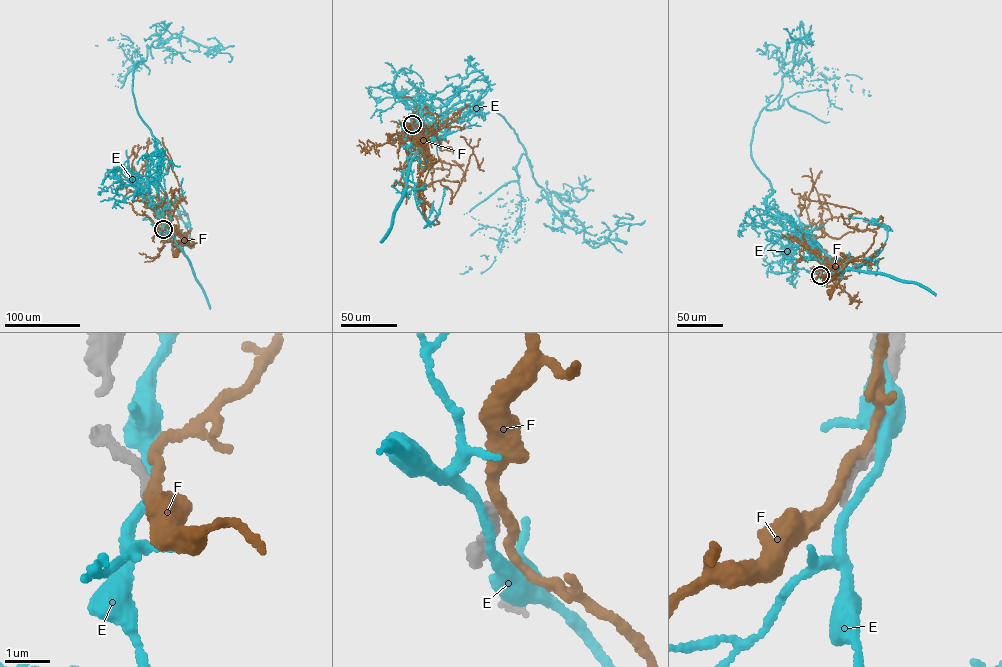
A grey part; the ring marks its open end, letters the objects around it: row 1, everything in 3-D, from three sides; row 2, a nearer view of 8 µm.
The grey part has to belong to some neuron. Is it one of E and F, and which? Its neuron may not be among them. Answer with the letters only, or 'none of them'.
none of them

